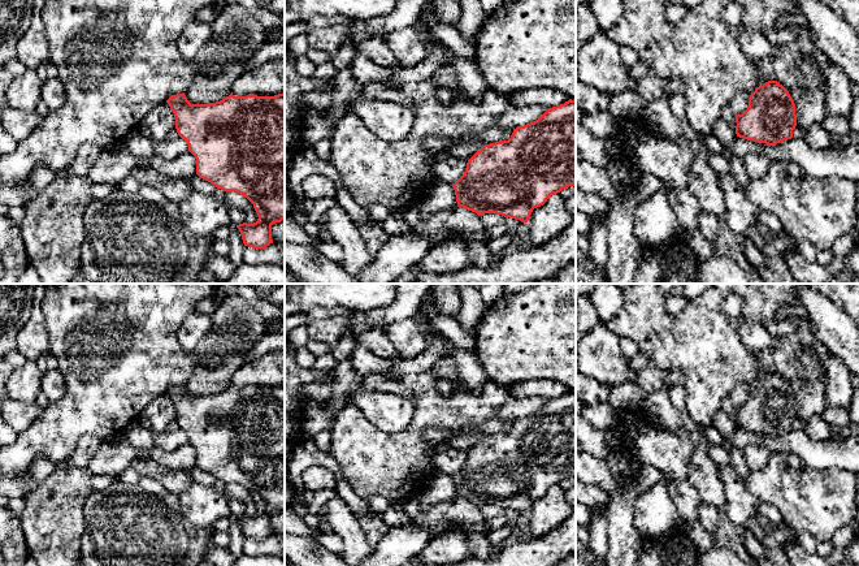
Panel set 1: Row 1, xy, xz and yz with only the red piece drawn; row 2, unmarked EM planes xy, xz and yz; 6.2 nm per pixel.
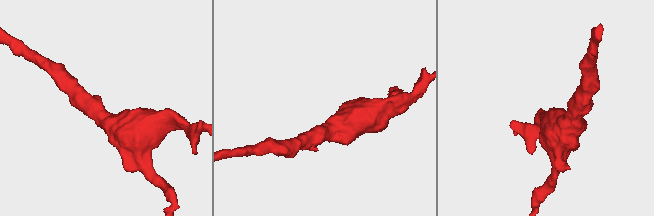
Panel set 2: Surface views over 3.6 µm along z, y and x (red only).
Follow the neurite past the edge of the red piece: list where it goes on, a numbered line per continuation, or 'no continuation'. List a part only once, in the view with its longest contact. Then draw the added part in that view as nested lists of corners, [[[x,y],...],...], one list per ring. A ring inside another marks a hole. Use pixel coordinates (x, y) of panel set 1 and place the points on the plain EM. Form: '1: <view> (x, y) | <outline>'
no continuation

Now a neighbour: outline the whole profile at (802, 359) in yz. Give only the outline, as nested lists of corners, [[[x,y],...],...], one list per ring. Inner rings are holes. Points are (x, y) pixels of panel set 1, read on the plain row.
[[[799,319],[794,333],[780,336],[772,349],[758,350],[758,379],[777,372],[795,396],[797,418],[807,422],[827,409],[827,368],[830,353],[815,337],[810,323]]]

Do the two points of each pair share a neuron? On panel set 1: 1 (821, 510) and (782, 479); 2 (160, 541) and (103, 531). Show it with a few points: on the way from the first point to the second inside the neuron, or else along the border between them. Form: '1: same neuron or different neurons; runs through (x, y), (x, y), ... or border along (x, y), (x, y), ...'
1: same neuron; runs through (812, 501), (792, 487)
2: same neuron; runs through (146, 536), (138, 532), (117, 531)

